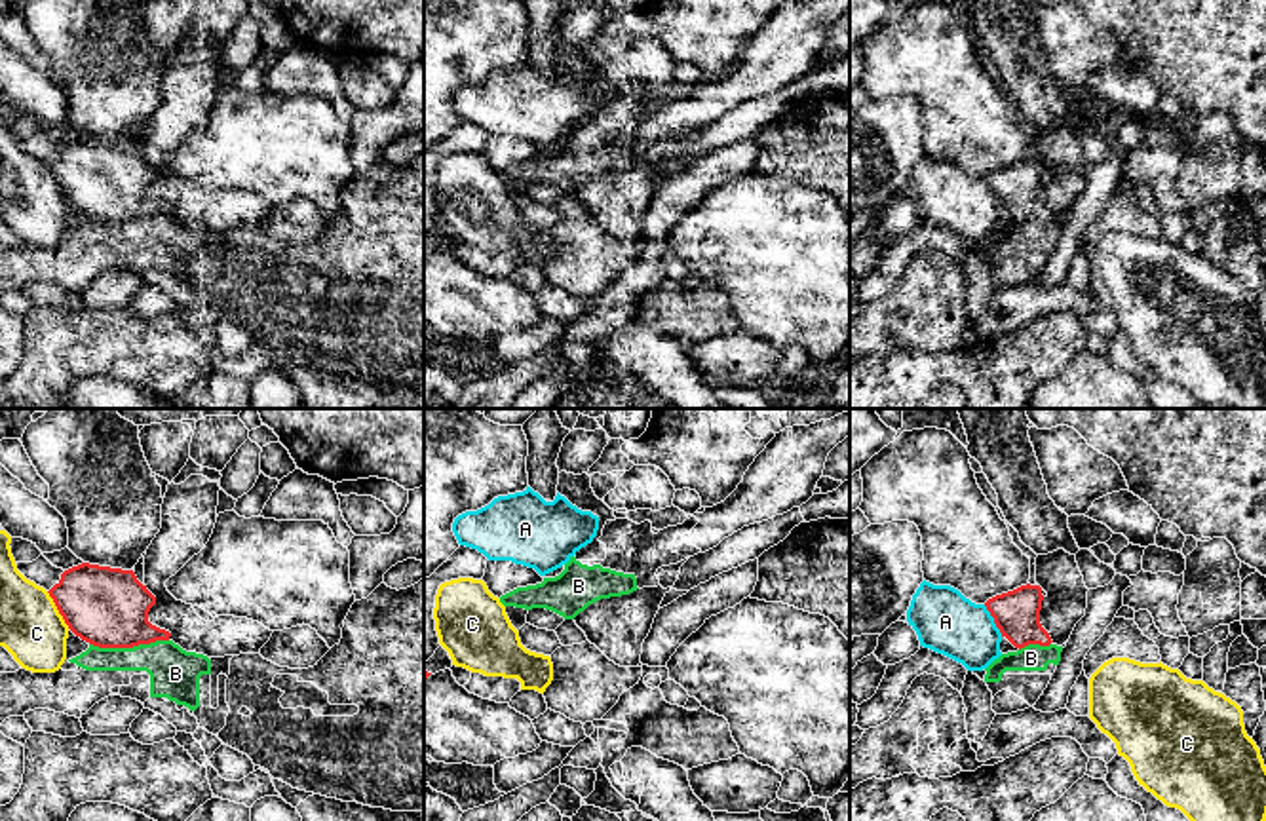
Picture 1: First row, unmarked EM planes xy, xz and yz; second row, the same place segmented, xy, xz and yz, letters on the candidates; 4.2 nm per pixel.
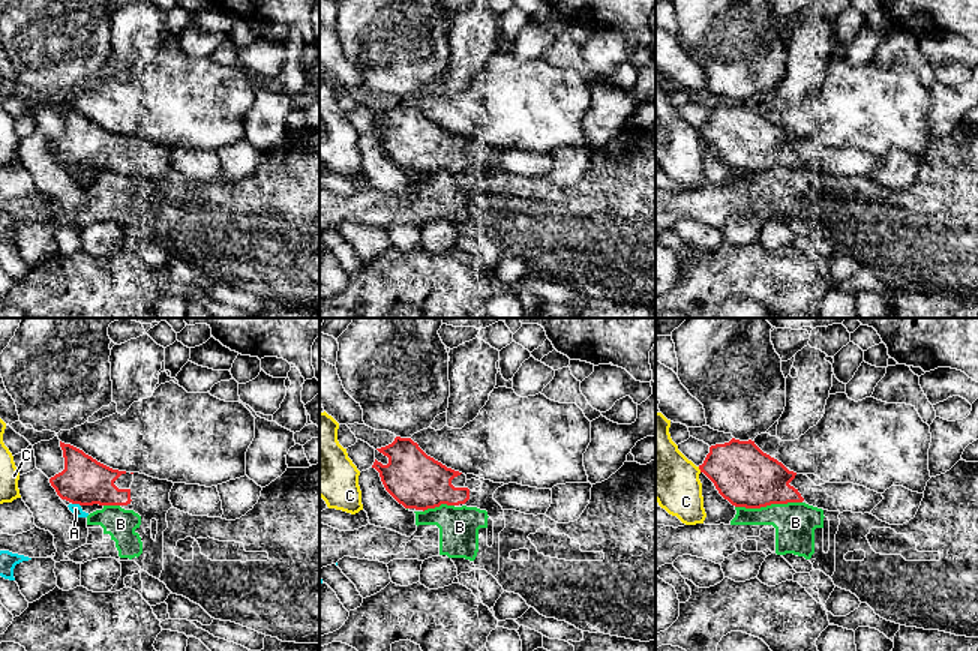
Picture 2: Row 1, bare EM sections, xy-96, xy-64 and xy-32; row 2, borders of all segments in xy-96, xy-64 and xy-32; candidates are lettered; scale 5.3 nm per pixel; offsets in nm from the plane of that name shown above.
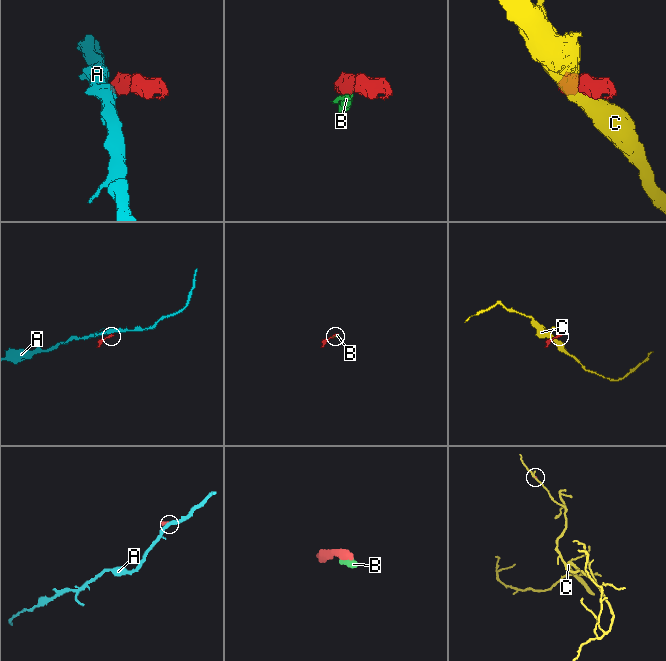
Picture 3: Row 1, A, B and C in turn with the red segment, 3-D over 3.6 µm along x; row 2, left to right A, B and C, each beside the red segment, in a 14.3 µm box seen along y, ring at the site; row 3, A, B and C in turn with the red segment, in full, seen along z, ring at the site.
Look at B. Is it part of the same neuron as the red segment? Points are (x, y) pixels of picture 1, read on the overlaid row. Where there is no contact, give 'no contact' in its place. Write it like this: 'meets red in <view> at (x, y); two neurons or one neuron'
meets red in xy at (128, 647); two neurons

